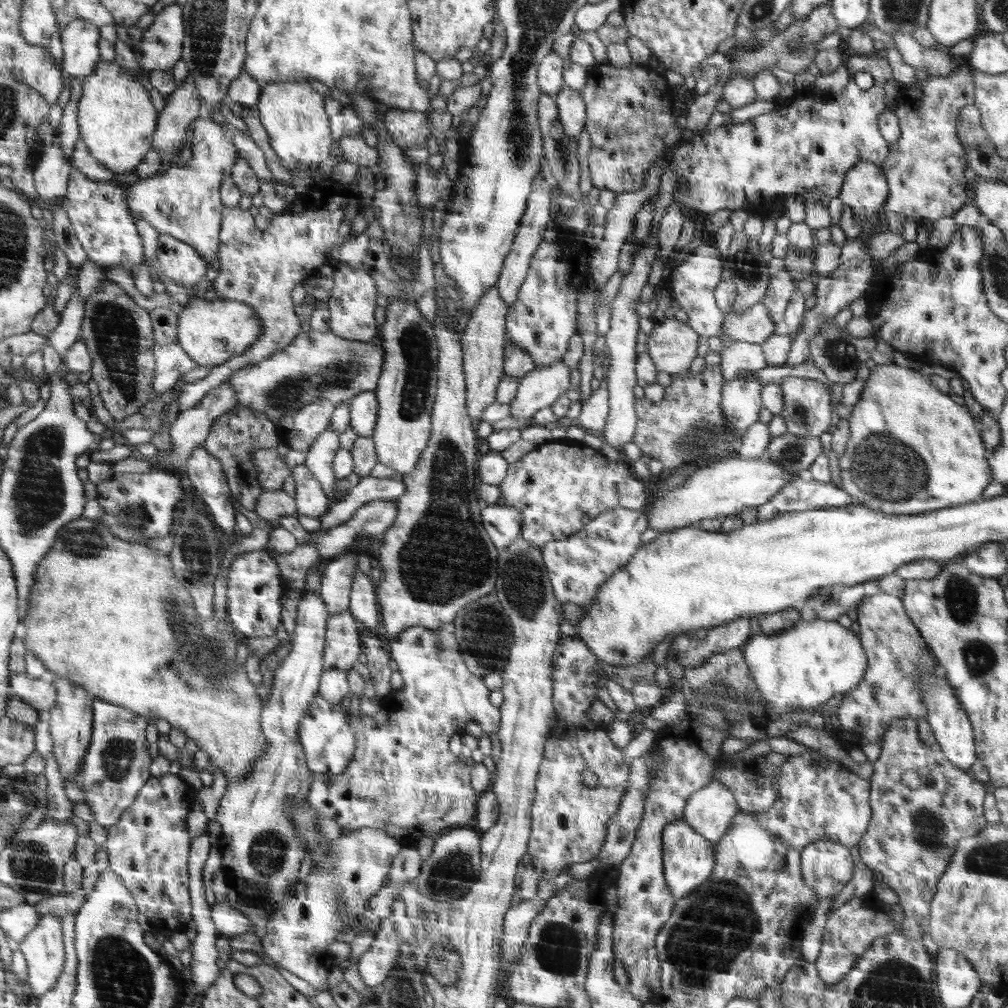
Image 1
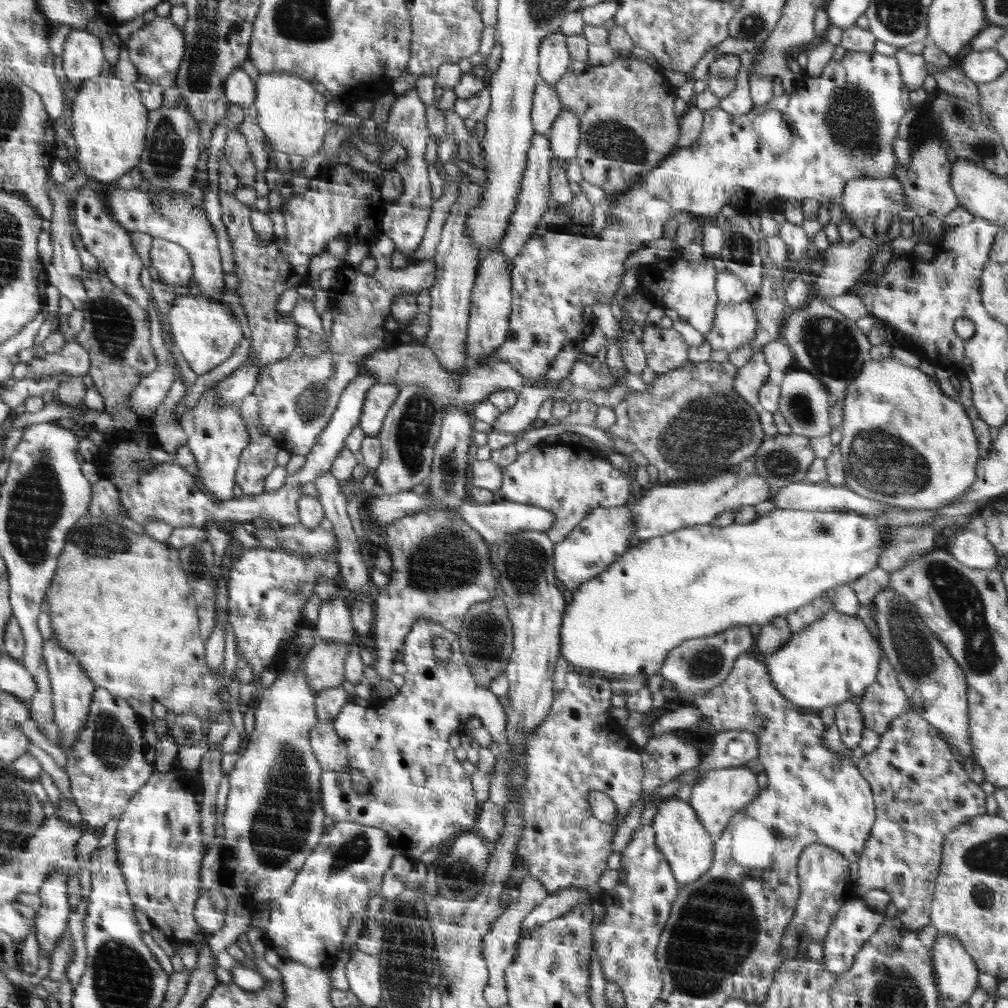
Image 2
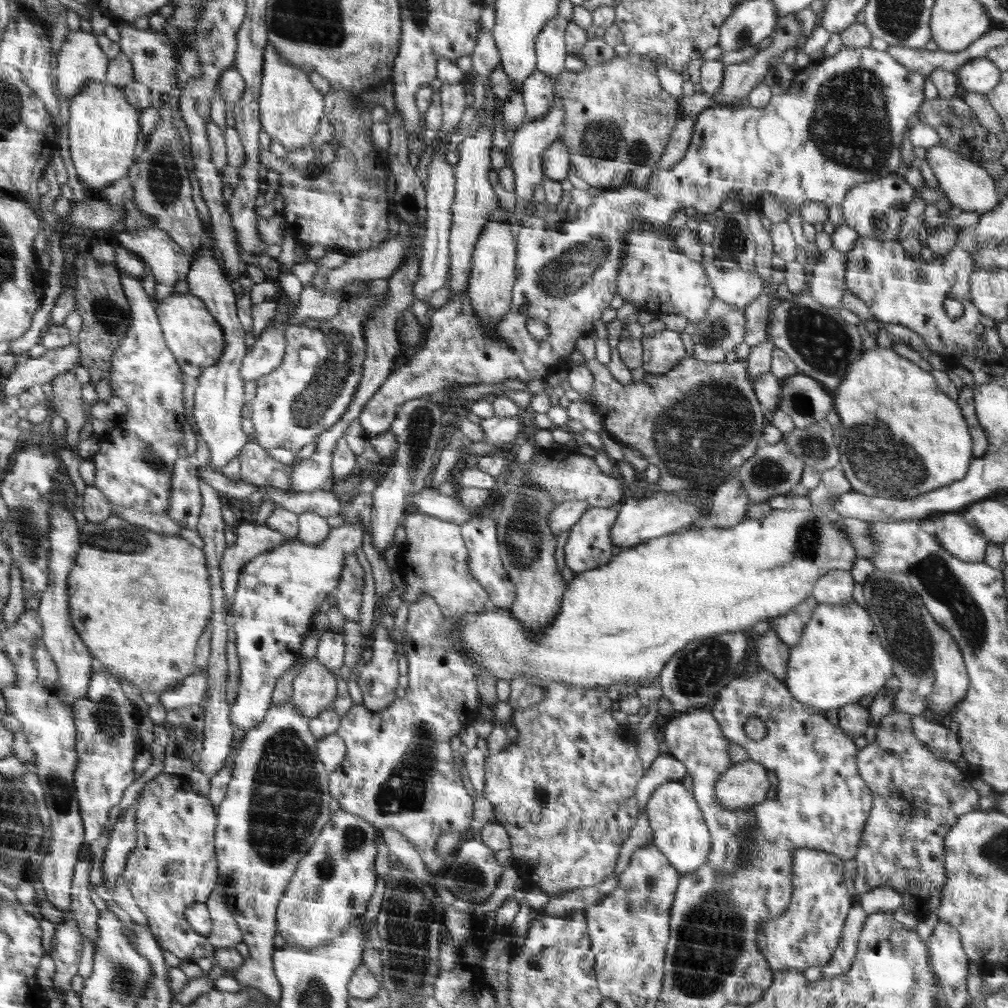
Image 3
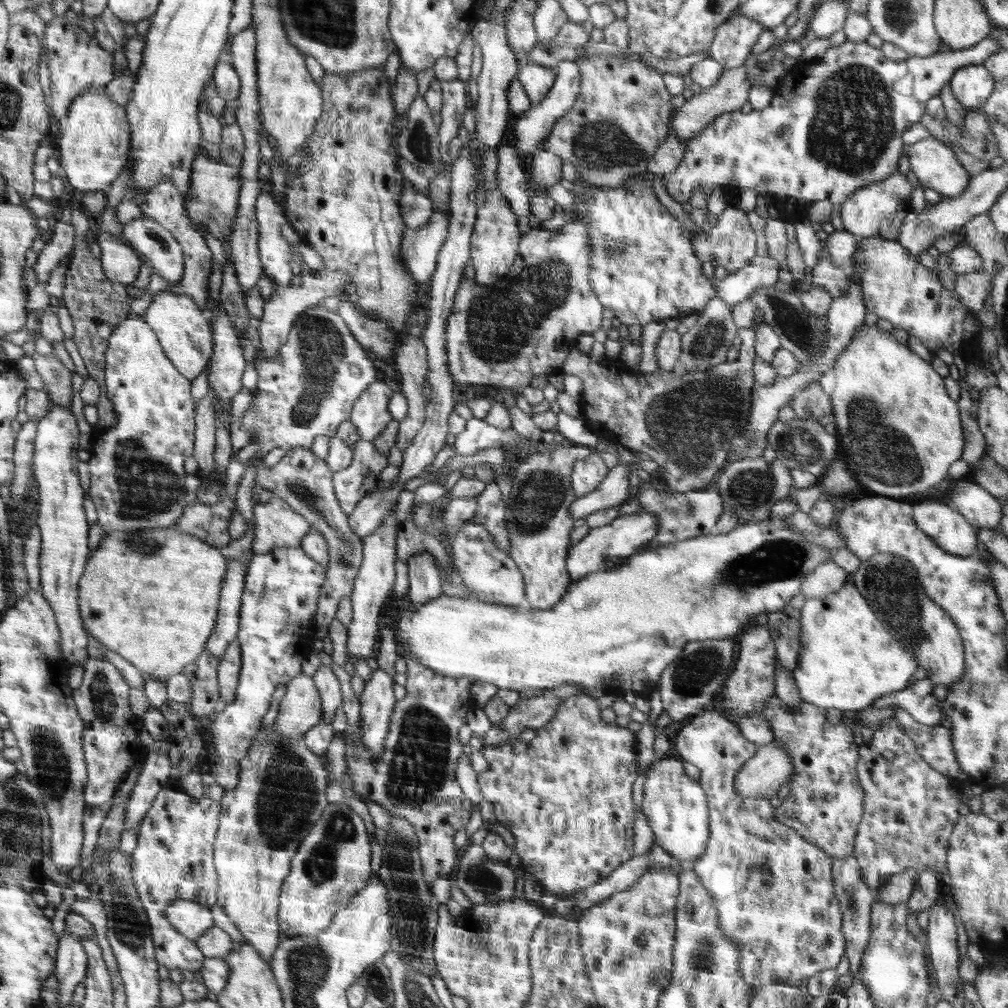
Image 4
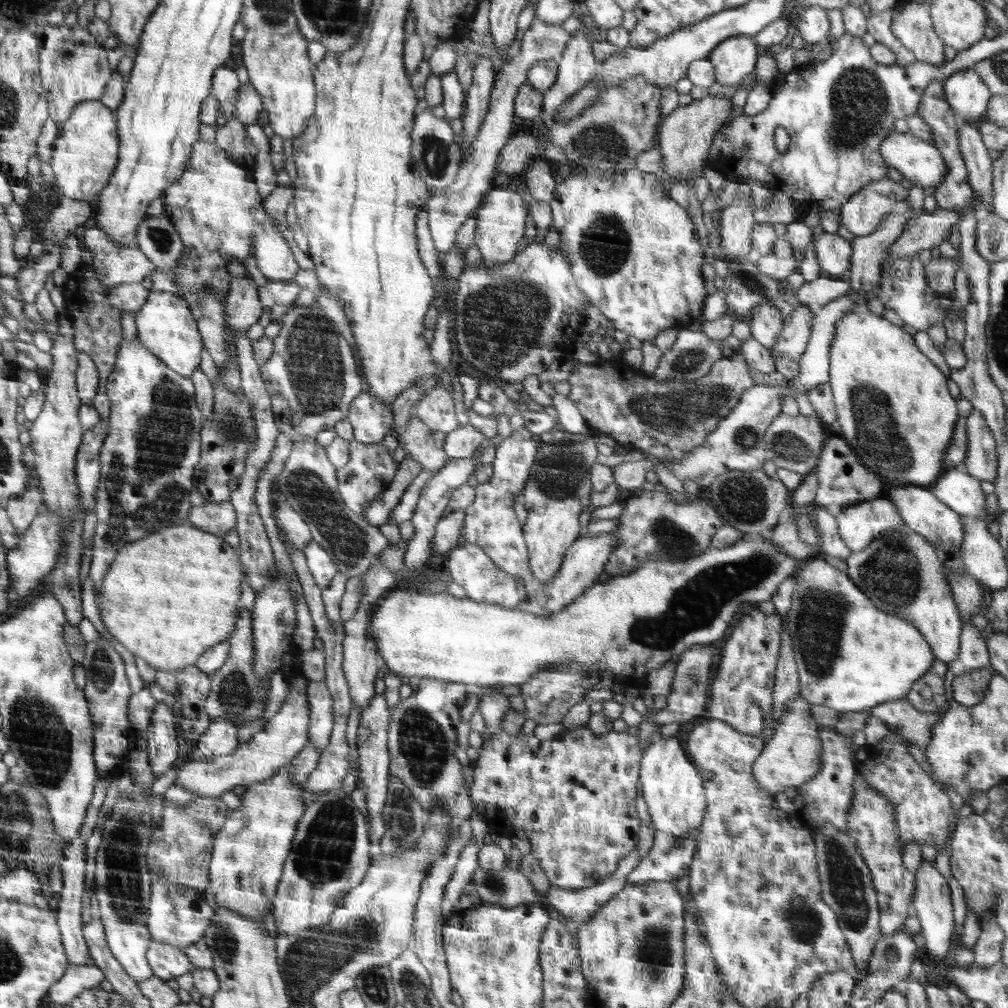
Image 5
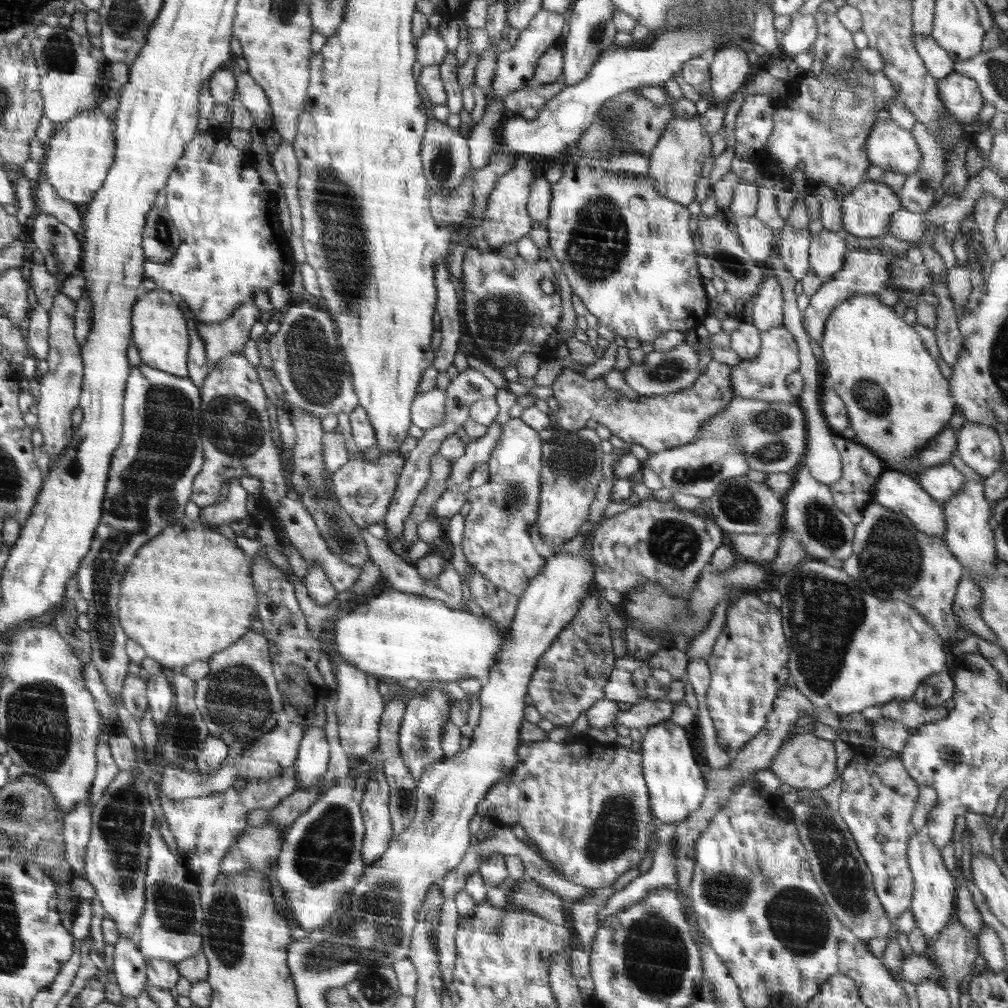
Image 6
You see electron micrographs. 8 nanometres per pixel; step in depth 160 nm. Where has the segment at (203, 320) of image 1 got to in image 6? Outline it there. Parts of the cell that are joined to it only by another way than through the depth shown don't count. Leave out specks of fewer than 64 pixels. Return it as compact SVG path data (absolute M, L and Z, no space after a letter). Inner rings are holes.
M158 288L143 294L138 300L138 306L134 306L133 316L134 344L142 363L146 366L152 366L168 374L188 377L190 343L188 326L170 293Z

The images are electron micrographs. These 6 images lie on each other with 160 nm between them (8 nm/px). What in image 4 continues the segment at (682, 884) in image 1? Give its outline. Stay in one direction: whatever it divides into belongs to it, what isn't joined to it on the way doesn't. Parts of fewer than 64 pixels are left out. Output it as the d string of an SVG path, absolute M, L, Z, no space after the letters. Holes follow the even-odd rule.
M675 753L653 761L646 774L642 813L653 832L654 843L680 863L687 865L689 861L696 861L708 849L711 835L708 796L704 796L704 788L684 774L682 760Z

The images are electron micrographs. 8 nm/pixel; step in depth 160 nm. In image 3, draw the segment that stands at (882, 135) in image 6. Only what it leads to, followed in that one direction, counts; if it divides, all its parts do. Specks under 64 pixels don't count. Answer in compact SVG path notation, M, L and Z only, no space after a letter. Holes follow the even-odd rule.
M940 143L927 149L928 164L932 167L932 172L939 182L939 187L943 190L946 198L953 206L957 206L962 211L974 211L978 214L990 212L997 204L1000 204L1002 192L997 191L994 186L993 176L981 165L970 162L970 159L962 158L953 150L942 146Z

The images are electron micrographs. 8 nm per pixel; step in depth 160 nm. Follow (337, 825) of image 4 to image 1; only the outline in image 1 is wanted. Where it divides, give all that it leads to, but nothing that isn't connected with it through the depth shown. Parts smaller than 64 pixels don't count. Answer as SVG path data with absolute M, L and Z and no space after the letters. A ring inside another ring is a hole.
M377 829L342 831L339 838L329 841L326 859L298 883L296 895L292 899L280 900L276 912L269 916L267 934L261 940L267 958L316 990L324 991L330 956L322 954L326 954L326 948L333 944L340 932L344 932L344 924L336 922L336 902L342 900L348 910L363 915L368 900L380 890L386 878L384 872L388 872L396 854L400 853L400 842L388 836L386 831Z

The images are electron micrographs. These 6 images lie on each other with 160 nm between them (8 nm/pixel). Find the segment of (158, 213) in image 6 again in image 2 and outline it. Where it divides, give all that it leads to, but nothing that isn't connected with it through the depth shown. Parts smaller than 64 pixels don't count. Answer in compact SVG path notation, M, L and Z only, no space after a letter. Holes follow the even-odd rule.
M153 238L150 258L164 283L186 286L193 280L193 261L189 251L178 243L165 238Z

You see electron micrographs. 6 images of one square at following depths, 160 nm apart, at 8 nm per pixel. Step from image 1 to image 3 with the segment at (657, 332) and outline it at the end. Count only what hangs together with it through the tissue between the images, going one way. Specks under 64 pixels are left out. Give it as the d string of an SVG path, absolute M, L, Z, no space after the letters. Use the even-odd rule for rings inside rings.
M662 330L641 339L643 348L643 368L646 374L664 375L673 370L686 356L680 333L674 330Z

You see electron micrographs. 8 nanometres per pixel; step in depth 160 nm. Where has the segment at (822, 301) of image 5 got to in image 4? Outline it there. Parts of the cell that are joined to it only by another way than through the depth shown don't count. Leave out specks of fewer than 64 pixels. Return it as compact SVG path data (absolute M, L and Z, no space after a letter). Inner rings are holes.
M822 249L818 262L812 269L812 287L824 289L832 299L844 296L849 291L850 274L847 270L830 262L827 252Z

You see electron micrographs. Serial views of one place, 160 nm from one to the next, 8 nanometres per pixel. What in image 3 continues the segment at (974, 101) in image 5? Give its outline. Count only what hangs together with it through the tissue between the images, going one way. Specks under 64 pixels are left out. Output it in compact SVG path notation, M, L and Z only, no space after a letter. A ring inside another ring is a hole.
M980 57L965 62L956 74L962 91L985 95L998 84L1001 70L987 57Z

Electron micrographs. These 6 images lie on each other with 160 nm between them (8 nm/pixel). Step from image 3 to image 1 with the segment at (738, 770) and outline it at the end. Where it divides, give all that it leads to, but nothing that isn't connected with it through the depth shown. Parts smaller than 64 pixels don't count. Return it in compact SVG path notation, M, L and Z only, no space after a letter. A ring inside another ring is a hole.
M712 778L706 787L689 799L684 818L694 831L717 844L733 826L733 819L740 810L733 790Z

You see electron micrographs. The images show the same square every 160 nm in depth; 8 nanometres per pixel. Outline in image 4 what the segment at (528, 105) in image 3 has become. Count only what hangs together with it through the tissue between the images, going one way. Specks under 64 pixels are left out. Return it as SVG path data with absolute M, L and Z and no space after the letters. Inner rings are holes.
M527 62L519 71L517 80L522 83L526 94L529 95L530 103L538 104L553 88L556 78L556 69Z

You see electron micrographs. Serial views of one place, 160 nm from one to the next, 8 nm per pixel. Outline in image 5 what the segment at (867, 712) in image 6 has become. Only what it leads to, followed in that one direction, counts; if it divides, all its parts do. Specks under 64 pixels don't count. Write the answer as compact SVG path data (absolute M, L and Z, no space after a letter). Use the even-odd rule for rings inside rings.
M904 697L886 701L868 710L869 714L881 718L891 732L910 740L920 750L926 750L933 737L940 712L920 712Z

